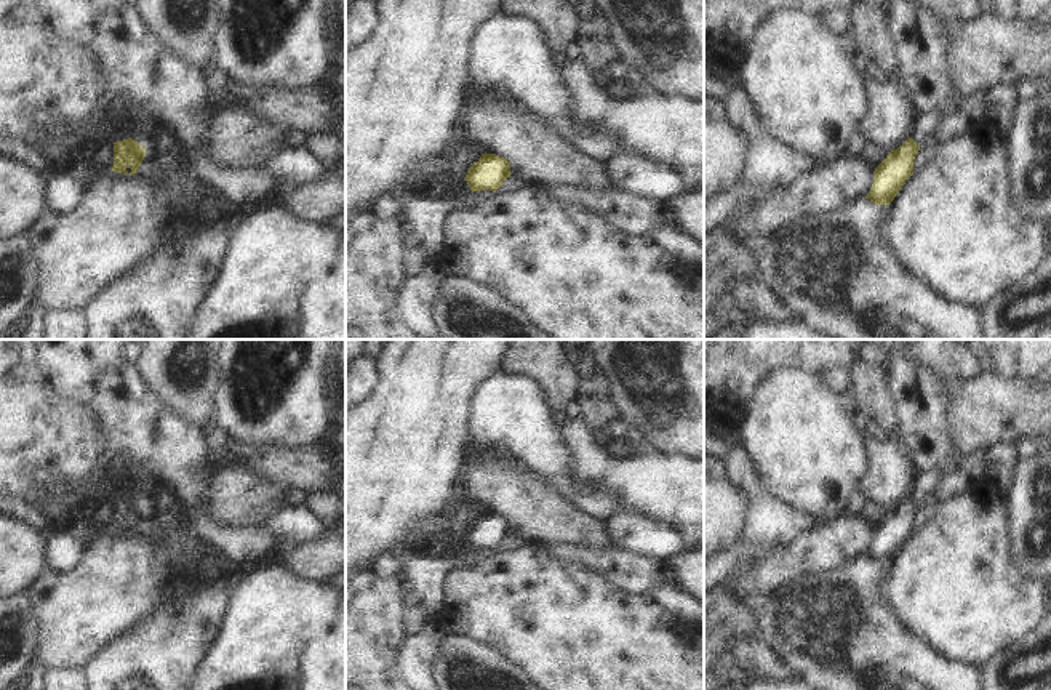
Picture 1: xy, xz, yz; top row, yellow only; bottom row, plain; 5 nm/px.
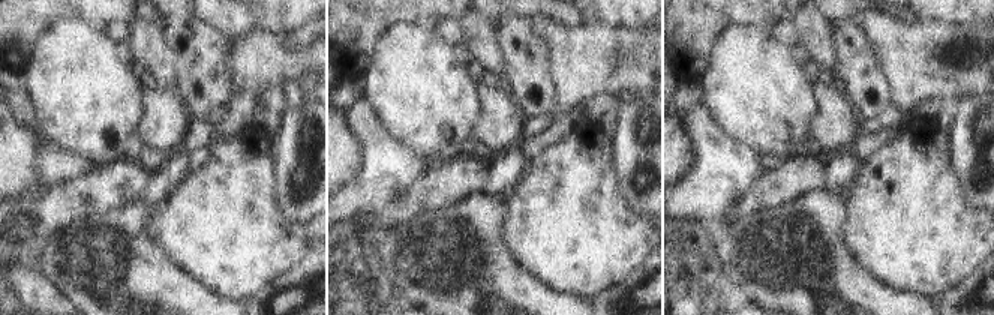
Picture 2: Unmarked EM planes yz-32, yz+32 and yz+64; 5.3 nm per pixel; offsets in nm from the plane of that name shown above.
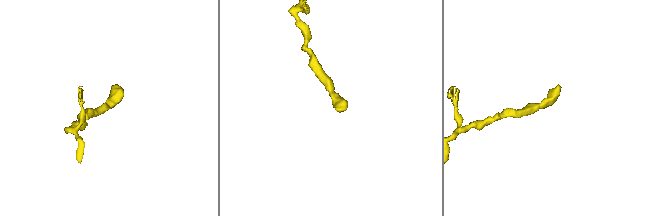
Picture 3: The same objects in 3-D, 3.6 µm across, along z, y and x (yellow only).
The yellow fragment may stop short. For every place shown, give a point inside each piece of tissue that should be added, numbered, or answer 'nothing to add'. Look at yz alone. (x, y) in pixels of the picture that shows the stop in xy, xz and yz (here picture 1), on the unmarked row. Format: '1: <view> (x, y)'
1: yz (927, 482)

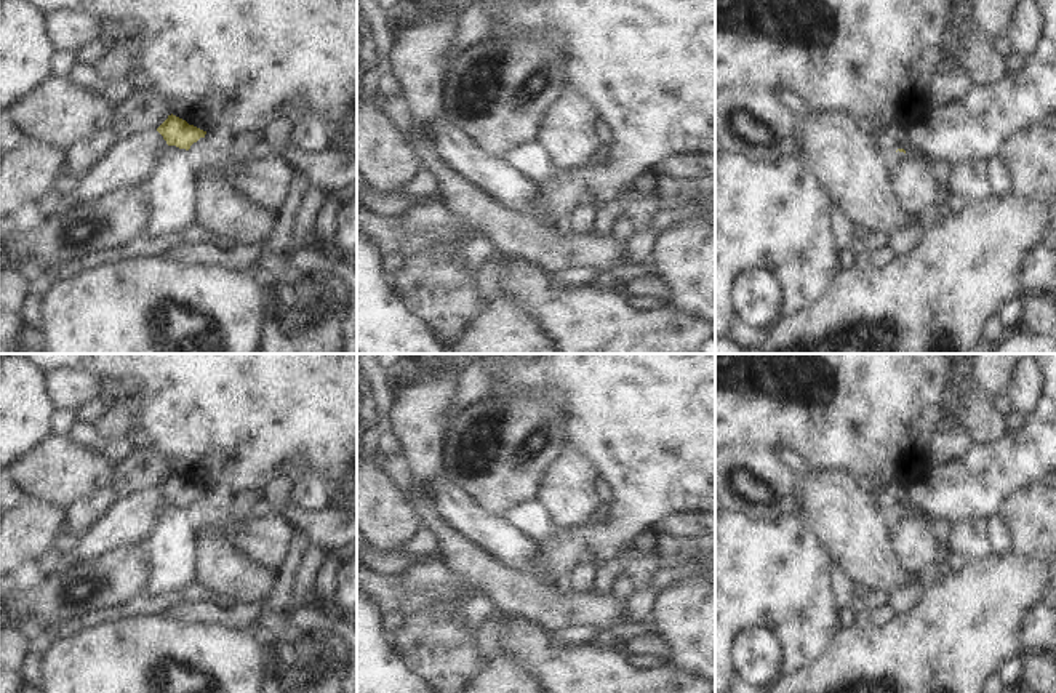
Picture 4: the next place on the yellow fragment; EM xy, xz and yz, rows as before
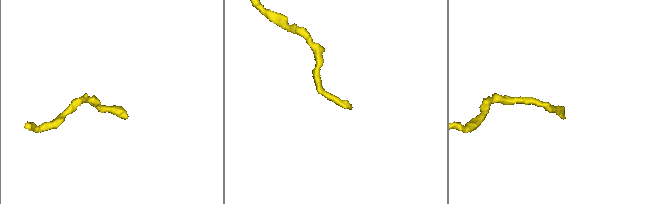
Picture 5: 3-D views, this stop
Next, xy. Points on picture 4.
nothing to add

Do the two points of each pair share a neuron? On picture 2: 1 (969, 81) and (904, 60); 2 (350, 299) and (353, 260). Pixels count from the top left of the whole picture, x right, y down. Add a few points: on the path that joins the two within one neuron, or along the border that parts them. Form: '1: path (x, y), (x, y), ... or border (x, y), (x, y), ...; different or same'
1: path (952, 71), (939, 66), (933, 60), (921, 60); same
2: path (350, 290), (350, 269); same

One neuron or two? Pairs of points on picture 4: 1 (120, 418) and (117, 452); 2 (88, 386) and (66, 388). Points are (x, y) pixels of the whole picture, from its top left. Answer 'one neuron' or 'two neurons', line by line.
1: two neurons
2: one neuron

